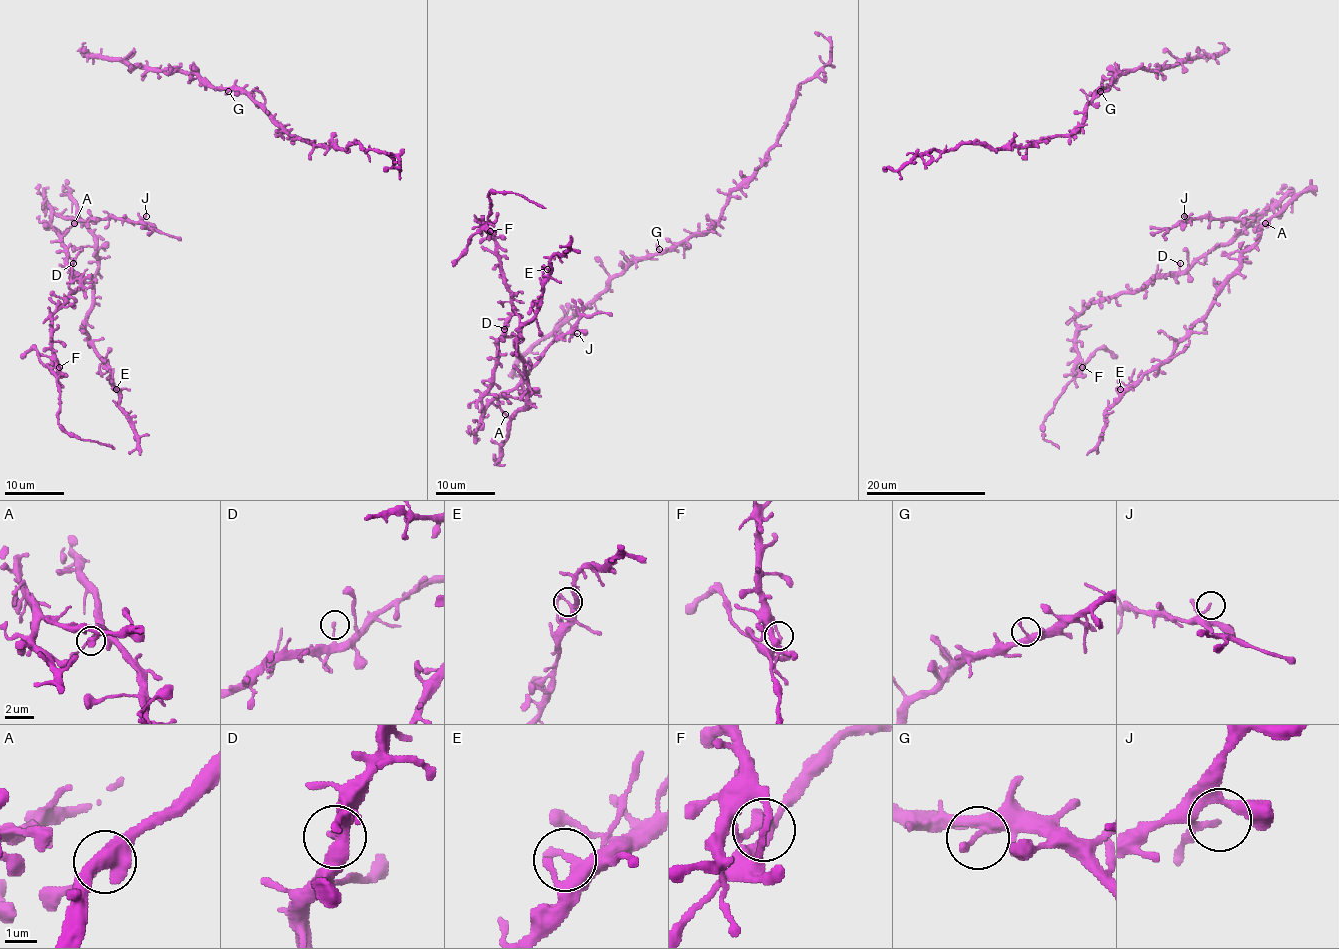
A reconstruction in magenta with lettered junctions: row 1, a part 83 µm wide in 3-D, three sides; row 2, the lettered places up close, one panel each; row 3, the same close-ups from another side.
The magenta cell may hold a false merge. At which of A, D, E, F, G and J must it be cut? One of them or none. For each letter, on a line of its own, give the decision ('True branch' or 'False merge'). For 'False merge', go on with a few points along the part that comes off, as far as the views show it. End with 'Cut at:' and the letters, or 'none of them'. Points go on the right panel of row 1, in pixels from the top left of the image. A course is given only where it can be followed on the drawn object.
A: True branch
D: True branch
E: True branch
F: False merge. Course of the part to remove: (1082, 367), (1042, 423), (1043, 438), (1058, 449)
G: True branch
J: True branch
Cut at: F

